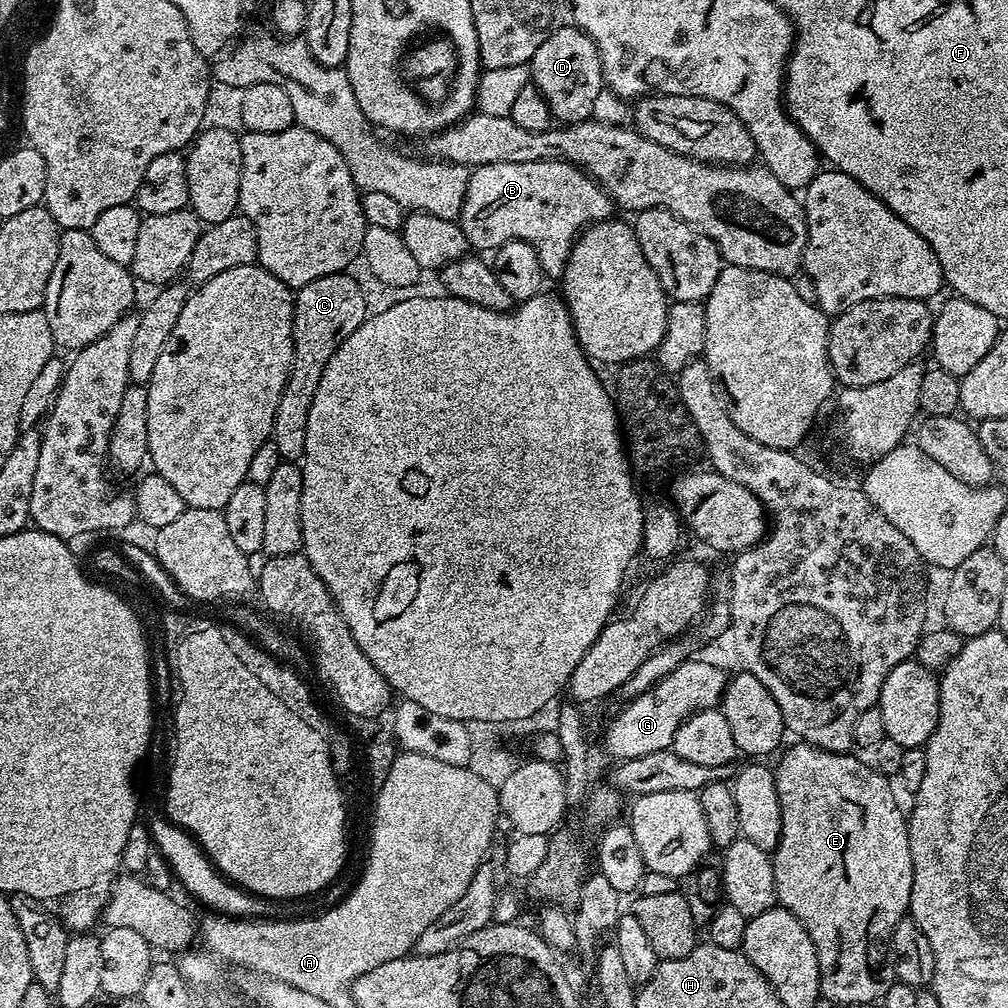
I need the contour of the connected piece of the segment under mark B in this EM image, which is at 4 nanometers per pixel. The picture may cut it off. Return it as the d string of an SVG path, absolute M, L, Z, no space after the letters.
M539 160L538 162L498 162L481 164L471 169L466 198L458 223L462 234L466 234L469 245L481 253L491 253L511 240L525 240L538 254L545 277L563 277L564 267L572 253L577 236L589 224L609 219L613 215L614 205L608 193L582 168L568 164L565 160Z

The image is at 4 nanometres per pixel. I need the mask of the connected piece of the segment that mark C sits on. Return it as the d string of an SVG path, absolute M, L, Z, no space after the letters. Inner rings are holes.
M347 271L335 272L326 278L314 278L302 286L294 296L292 309L292 369L282 398L278 402L278 414L270 439L278 446L281 461L303 461L306 450L306 422L310 422L310 405L318 391L318 382L322 382L322 370L326 362L334 358L334 350L362 326L369 315L368 300L360 289L360 284Z

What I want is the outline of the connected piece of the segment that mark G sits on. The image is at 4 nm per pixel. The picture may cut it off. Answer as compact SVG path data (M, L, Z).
M689 658L666 678L640 696L631 697L628 704L608 724L604 732L604 748L617 761L642 758L642 754L654 754L654 750L671 748L672 739L684 720L696 712L716 708L721 703L726 687L726 675L716 664L708 660Z

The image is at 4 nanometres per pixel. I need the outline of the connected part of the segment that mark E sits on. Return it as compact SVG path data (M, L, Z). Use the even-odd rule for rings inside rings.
M803 742L793 743L793 748L785 747L779 753L780 761L774 764L776 773L776 789L778 802L782 806L782 834L776 847L771 853L772 869L774 870L774 886L779 907L785 908L810 934L814 942L814 950L818 954L818 970L820 971L820 995L832 1004L872 1004L883 1001L886 990L896 980L896 971L890 963L890 945L892 931L898 922L909 915L908 903L912 897L914 886L914 862L910 854L910 838L908 837L908 821L906 812L900 809L896 796L892 793L893 781L882 773L877 772L871 763L859 760L856 754L847 752L827 752L815 748L812 744Z

